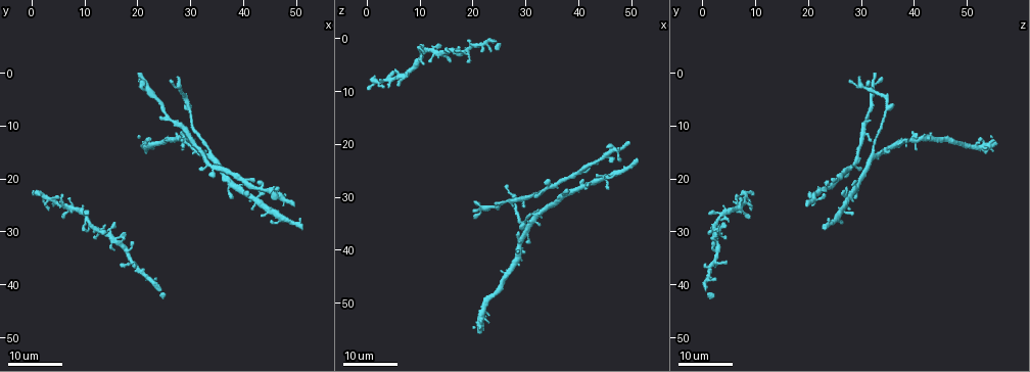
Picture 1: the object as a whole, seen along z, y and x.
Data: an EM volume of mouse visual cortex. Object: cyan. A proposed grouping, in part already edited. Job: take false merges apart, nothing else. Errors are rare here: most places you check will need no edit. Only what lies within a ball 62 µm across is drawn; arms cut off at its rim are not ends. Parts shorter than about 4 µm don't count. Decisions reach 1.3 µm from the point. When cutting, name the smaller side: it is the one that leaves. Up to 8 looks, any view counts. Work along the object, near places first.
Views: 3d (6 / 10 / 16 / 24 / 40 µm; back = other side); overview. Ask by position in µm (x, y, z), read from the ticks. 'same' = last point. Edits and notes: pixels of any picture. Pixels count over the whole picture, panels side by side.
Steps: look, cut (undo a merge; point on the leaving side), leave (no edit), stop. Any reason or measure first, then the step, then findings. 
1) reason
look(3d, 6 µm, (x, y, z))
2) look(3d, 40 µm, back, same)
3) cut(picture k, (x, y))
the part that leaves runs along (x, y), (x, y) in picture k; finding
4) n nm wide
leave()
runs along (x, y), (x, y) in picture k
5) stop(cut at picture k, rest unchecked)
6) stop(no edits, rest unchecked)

a fork
look(3d, 24 µm, (33.5, 16.0, 32.0))

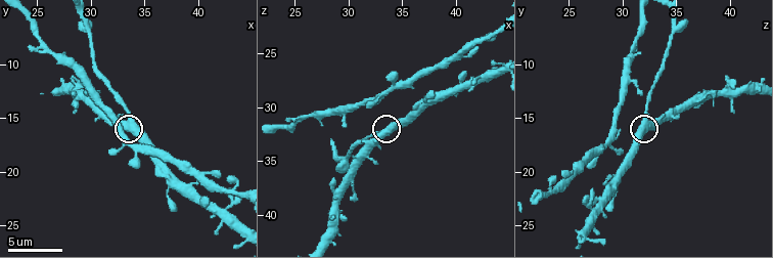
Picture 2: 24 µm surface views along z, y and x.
look(3d, 6 µm, (33.2, 16.0, 32.0))

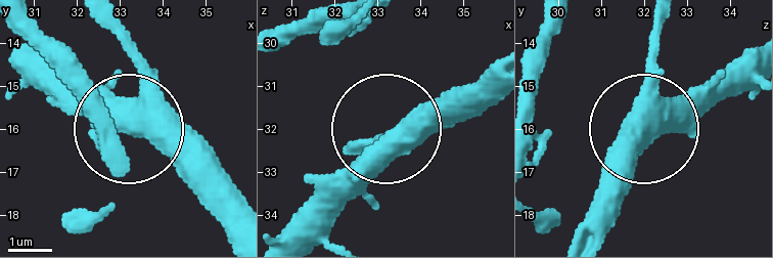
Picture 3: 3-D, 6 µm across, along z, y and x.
3 arms
leave()
continuous, no second cell

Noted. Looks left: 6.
three arms meet
look(3d, 16 µm, (29.6, 11.8, 31.2))

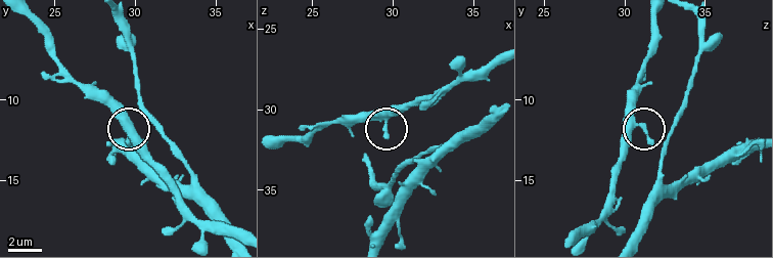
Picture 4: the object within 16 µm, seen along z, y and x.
leave()
runs along (458, 56), (456, 77), (388, 126), (360, 113) in picture 4; continuous, no second cell

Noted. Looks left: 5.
sudden change in width
look(3d, 16 µm, (29.8, 6.6, 34.6))

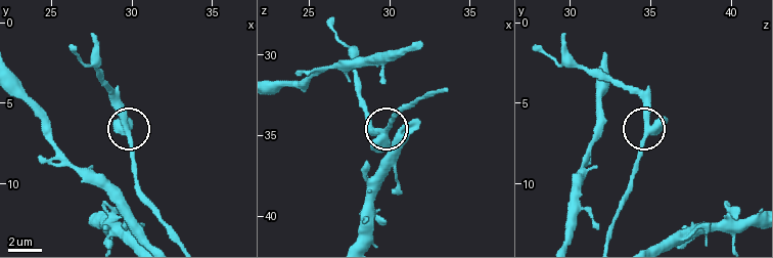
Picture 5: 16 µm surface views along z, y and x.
look(3d, 6 µm, (29.8, 6.6, 34.8))

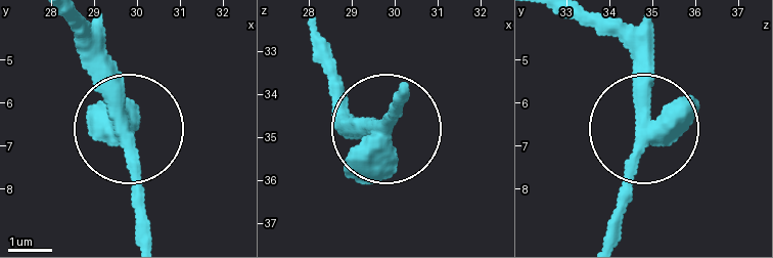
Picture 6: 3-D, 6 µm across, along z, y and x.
leave()
runs along (146, 241), (124, 87), (102, 20) in picture 6; one cell here

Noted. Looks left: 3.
look(3d, 10 µm, (34.4, 17.8, 28.0))

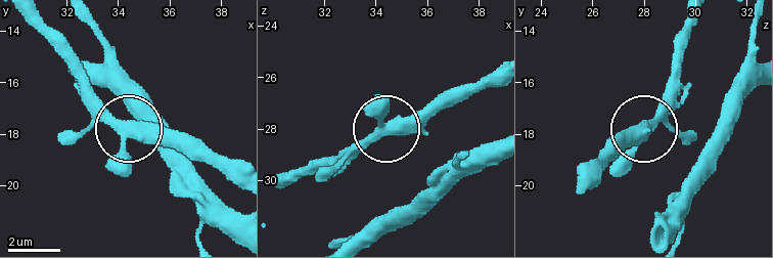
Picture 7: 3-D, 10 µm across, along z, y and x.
look(3d, 6 µm, (34.2, 17.6, 28.1))

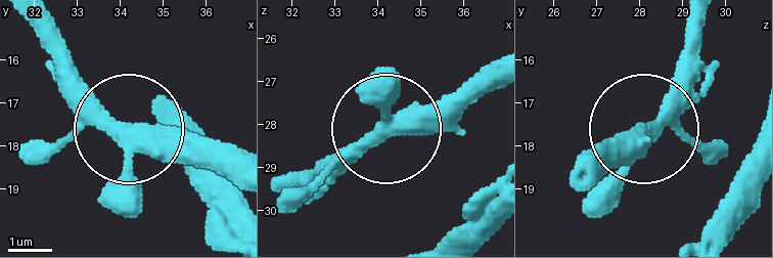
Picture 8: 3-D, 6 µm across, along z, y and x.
leave()
runs along (122, 205), (133, 135), (177, 135), (207, 161) in picture 8; all the same cell

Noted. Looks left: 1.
stop(no edits, rest unchecked)

